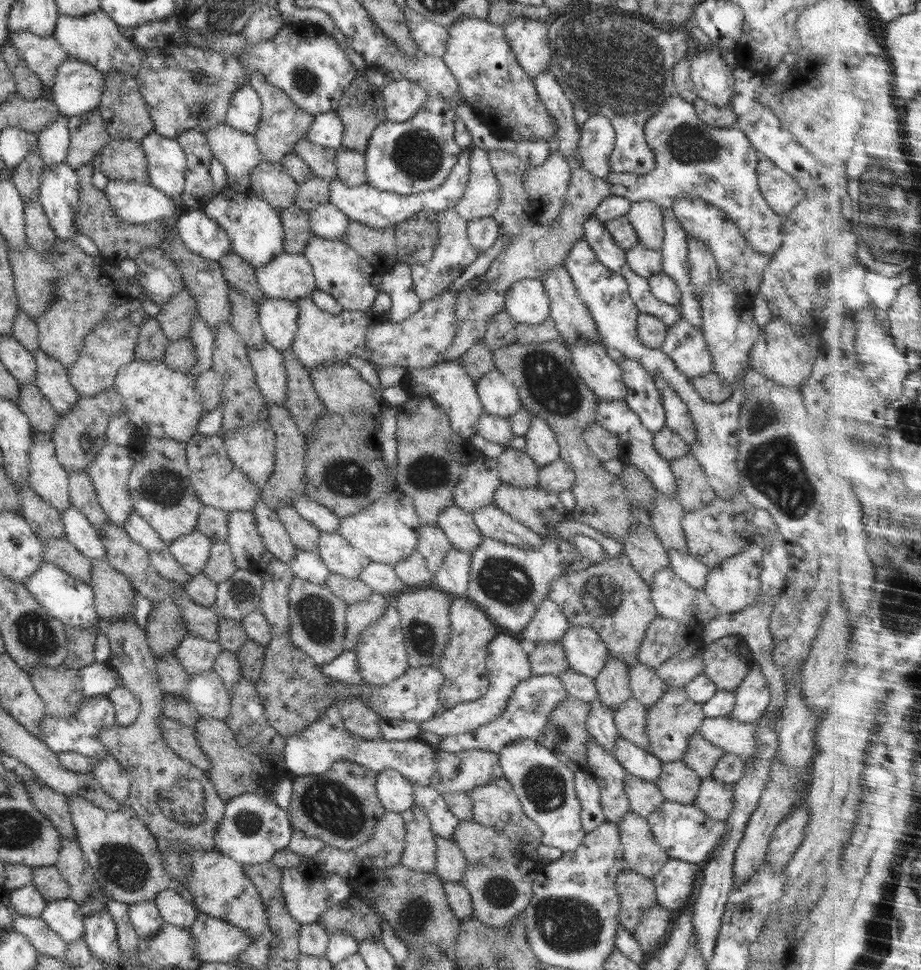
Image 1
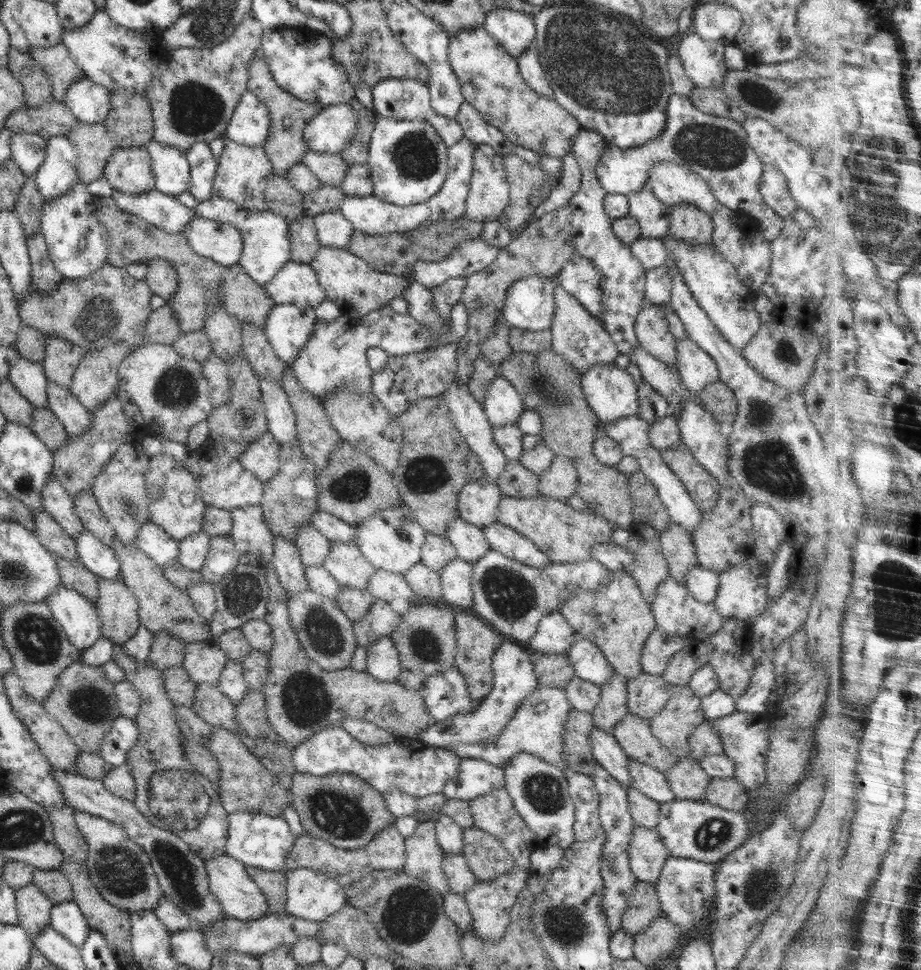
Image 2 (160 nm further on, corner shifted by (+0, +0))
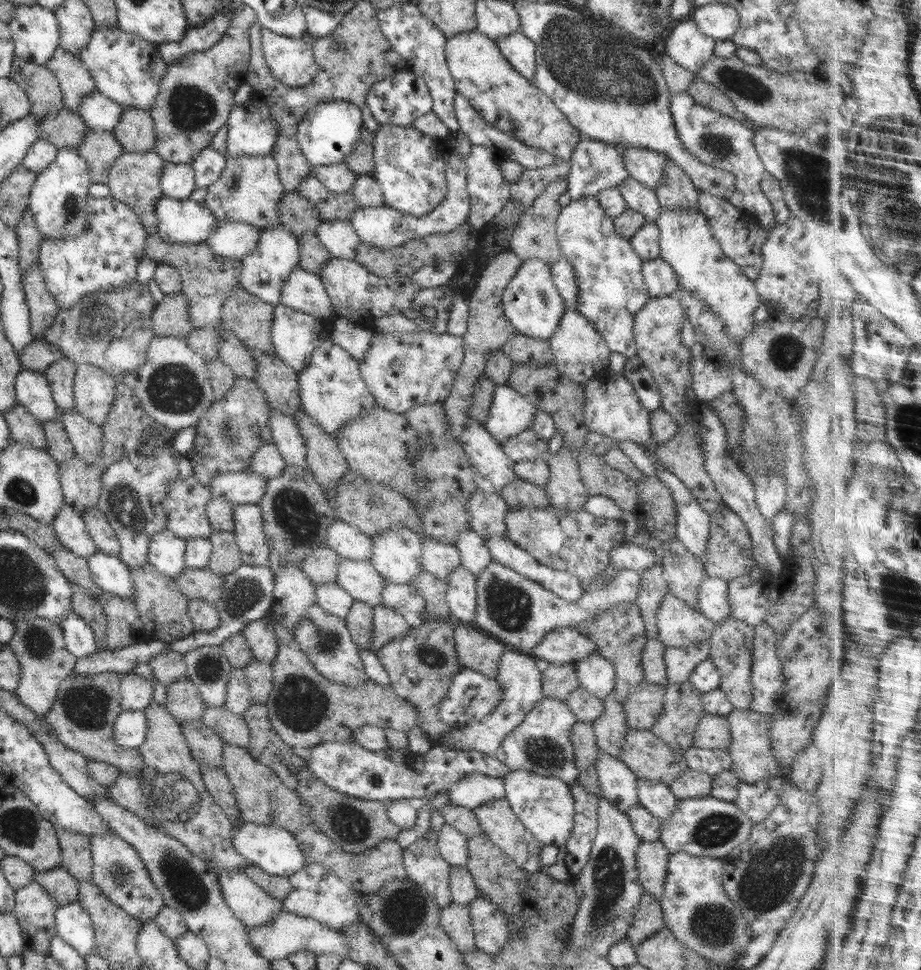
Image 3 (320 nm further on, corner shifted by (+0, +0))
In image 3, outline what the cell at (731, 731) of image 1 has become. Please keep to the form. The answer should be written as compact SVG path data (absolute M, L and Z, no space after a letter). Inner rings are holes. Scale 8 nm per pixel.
M734 709L726 716L731 744L727 752L733 761L732 771L745 783L755 783L766 777L776 777L783 774L783 766L774 758L770 740L770 716L762 715L752 710Z

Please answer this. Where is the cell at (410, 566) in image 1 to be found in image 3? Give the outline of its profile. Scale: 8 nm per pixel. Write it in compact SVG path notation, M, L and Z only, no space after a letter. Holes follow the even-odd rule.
M421 569L413 584L425 598L425 610L431 617L442 619L449 617L446 600L447 582L445 580L440 580Z

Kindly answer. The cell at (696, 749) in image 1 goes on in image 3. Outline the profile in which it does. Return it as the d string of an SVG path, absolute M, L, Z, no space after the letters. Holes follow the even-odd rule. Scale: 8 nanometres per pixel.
M707 714L696 726L693 747L708 750L728 750L731 734L726 717Z

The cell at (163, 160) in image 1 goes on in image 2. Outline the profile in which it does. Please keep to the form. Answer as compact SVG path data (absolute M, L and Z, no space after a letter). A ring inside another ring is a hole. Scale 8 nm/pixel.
M154 139L144 147L152 159L155 189L174 197L186 191L191 174L185 153Z

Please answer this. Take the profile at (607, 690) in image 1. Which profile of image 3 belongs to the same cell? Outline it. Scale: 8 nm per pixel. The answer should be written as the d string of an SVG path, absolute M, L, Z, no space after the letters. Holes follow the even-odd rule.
M614 692L602 700L602 704L604 712L592 723L597 746L599 751L618 758L628 729L626 714L623 704L616 700Z

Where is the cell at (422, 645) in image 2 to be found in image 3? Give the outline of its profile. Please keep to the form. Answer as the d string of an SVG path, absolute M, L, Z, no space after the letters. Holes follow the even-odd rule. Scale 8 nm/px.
M431 617L431 620L424 620L419 627L411 627L402 638L394 639L374 652L385 668L396 695L416 707L420 715L418 727L425 732L433 747L446 747L444 736L449 732L447 724L440 720L438 707L448 693L452 677L459 671L455 627L456 623L449 617Z

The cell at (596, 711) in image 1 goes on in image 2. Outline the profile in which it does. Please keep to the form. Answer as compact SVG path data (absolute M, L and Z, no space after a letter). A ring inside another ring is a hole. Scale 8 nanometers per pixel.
M594 728L587 738L590 740L594 761L600 763L625 789L633 787L628 768L629 759L618 741L614 739L614 735Z

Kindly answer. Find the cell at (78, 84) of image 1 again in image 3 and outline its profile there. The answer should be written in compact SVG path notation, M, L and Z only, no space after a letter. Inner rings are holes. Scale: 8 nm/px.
M95 90L82 100L77 112L91 130L112 133L123 109L118 103Z

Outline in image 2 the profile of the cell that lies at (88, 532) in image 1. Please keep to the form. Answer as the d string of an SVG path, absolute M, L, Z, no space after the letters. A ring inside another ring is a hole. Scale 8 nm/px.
M83 528L74 536L79 561L99 578L117 580L120 578L120 565L114 549L102 544L90 531Z

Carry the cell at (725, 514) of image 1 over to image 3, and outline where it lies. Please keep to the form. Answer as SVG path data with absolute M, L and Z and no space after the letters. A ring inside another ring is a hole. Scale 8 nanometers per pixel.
M726 505L719 506L710 515L707 561L704 562L707 576L720 578L727 583L748 574L756 566L753 559L752 541L746 525Z

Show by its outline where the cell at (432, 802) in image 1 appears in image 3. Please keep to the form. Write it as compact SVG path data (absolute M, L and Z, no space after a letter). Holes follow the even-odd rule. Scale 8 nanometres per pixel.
M445 824L437 836L437 852L451 867L466 867L469 859L467 839L456 828Z

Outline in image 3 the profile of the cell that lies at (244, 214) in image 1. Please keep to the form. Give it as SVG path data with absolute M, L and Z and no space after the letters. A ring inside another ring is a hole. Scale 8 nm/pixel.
M282 224L276 227L260 229L258 247L241 261L242 269L239 284L250 294L257 296L262 302L280 304L280 295L284 281L298 267L299 245L297 238L284 228Z

